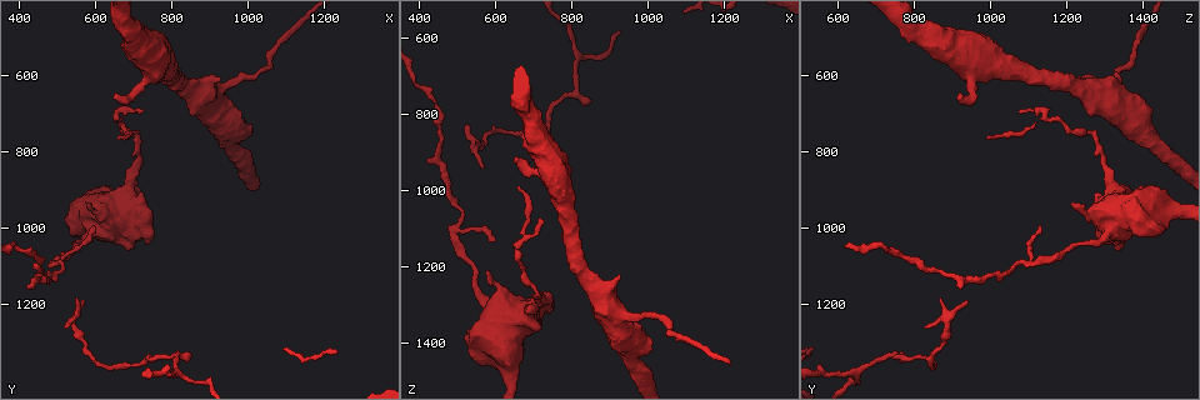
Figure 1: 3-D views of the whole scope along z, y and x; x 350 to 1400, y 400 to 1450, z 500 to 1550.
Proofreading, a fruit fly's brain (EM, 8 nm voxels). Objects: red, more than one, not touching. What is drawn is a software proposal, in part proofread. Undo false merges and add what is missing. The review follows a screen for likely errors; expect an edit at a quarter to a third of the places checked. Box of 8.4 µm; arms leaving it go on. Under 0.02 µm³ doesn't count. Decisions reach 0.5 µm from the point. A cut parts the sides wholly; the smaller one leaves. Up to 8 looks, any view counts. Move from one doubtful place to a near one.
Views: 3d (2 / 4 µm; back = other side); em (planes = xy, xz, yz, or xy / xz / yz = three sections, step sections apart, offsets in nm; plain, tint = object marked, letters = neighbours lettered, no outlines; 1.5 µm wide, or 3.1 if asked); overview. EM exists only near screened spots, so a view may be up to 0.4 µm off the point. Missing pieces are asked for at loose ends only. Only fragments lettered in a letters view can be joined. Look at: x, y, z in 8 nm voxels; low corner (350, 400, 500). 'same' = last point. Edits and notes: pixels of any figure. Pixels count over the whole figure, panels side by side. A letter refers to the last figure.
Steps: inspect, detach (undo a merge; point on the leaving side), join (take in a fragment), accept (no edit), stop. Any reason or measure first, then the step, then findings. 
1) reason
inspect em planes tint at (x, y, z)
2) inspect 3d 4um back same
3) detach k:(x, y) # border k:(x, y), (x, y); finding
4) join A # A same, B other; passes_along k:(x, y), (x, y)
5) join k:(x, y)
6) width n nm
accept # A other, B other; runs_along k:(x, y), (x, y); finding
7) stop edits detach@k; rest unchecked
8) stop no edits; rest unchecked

calibre changes
inspect 3d 2um at (990, 600, 1330)

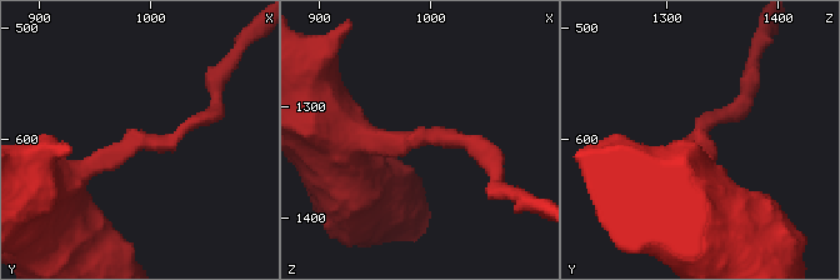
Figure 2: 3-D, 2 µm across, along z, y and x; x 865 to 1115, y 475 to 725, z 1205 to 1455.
shape alone is not enough
inspect em planes tint at (996, 602, 1330)

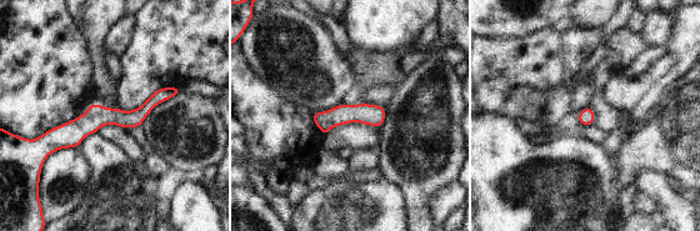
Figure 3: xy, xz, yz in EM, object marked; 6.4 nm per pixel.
inspect em planes letters same

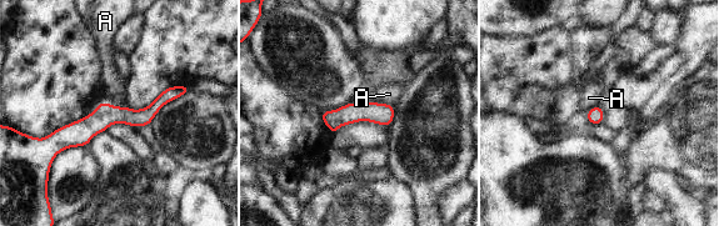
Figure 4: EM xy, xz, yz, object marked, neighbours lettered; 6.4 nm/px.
width 110 nm; longest_contact A 170 nm
accept # A other; all the same neuron

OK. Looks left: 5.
thin end
inspect em planes letters at (565, 1190, 935)

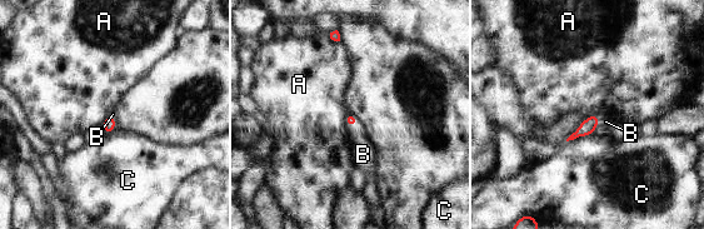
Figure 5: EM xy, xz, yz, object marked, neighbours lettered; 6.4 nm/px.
join B # A other, B same, C other; passes_along 5:(349, 120), (352, 124), (363, 154); it goes on there

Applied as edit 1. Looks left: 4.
stops while still wide
inspect 3d 4um at (640, 905, 1455)

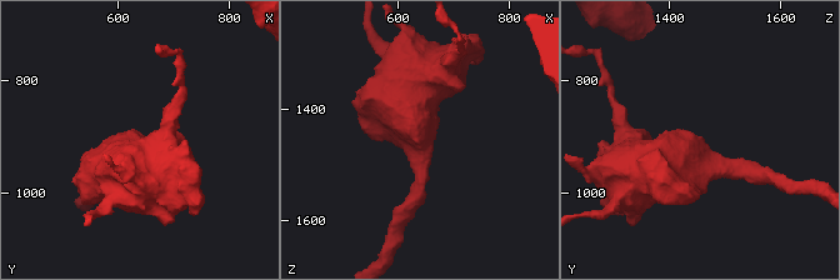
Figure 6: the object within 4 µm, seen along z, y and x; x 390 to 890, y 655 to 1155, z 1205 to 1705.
need the tissue
inspect em xz step 8 tint at (640, 905, 1455)

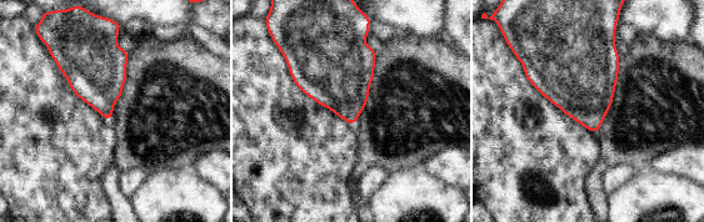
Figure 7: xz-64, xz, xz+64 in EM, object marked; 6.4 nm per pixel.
inspect em planes letters same

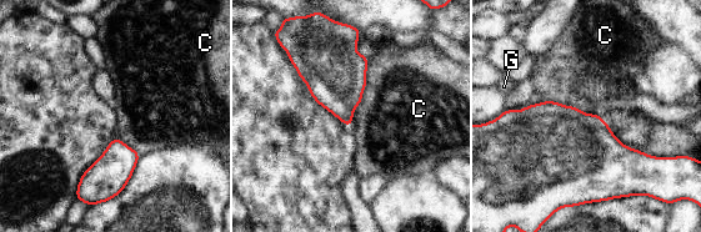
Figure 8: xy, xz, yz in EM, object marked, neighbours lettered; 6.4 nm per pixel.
accept # C other, G other; border 8:(367, 55), (366, 87), (351, 126); no lettered fragment goes on from it

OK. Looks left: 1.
stop edits join@5; rest unchecked

